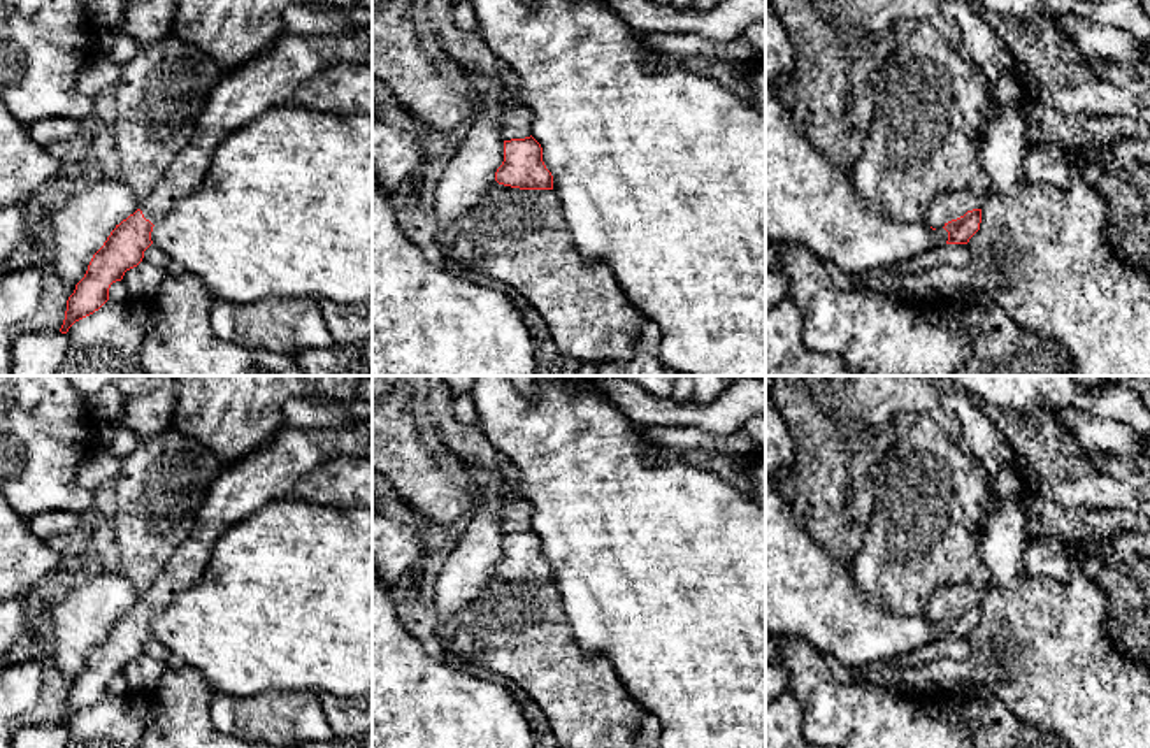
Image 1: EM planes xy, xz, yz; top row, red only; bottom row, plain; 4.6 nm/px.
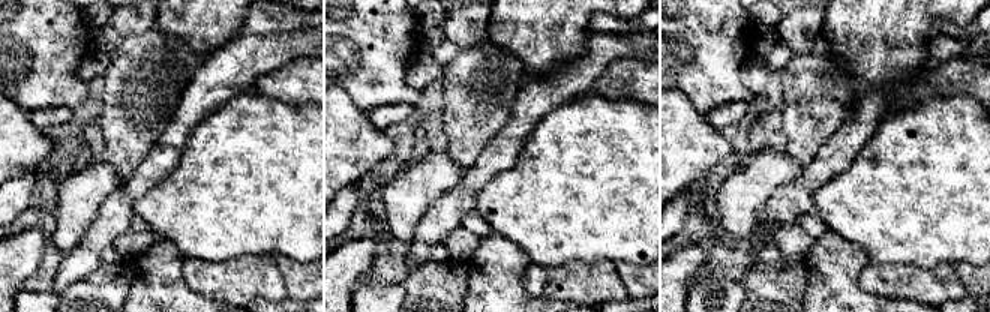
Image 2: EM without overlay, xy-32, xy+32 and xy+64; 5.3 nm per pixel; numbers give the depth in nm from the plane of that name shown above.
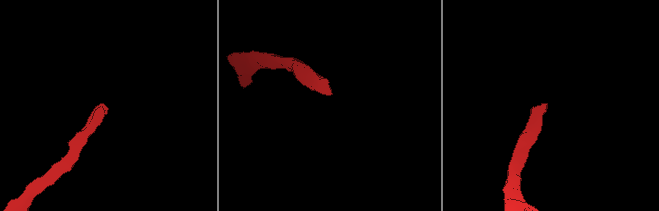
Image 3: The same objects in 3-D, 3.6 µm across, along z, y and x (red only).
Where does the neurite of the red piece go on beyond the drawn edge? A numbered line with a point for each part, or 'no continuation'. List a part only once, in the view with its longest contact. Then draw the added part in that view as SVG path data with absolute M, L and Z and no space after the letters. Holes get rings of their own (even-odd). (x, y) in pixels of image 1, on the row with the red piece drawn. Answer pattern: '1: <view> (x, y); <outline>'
1: yz (948, 206); M981 188L945 191L932 200L925 223L932 228L943 228L948 221L964 216L967 211L981 209L983 198Z

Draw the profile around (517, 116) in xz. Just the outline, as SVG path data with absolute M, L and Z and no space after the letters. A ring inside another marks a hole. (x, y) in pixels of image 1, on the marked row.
M507 90L502 95L502 112L504 112L502 125L504 140L525 139L532 135L530 109L523 104L518 104Z

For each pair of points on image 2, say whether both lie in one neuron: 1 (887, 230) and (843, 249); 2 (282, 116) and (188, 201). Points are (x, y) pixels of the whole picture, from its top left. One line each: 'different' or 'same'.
1: different
2: same

